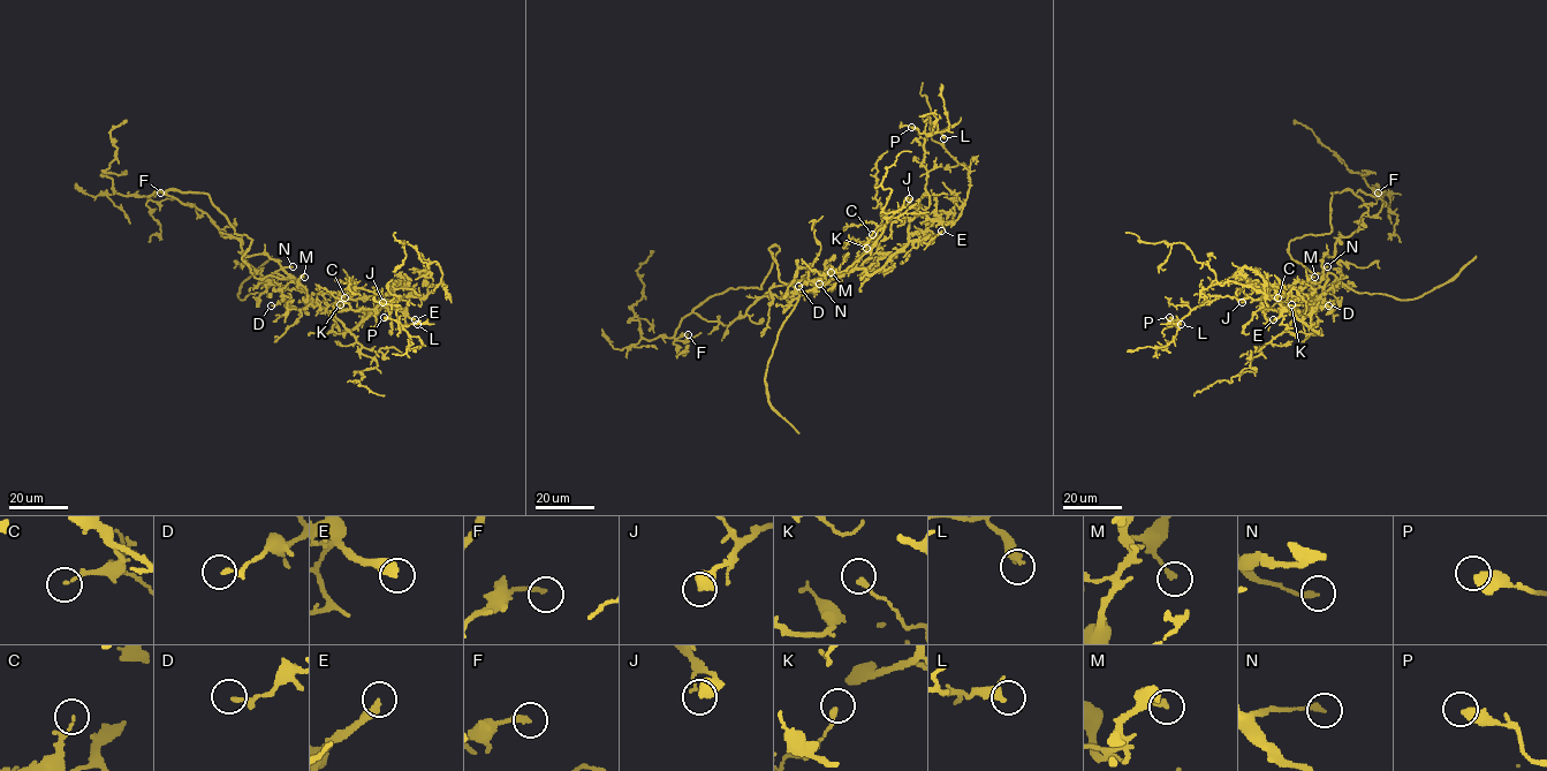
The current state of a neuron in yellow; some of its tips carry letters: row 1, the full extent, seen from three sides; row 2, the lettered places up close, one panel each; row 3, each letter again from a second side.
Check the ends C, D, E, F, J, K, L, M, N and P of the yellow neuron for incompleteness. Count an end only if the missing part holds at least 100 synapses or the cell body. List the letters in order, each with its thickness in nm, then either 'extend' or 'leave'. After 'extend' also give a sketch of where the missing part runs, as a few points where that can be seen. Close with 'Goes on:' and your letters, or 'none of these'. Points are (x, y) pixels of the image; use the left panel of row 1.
C: 90 nm | leave
D: 180 nm | leave
E: 360 nm | extend | (415, 319), (421, 325), (406, 327), (400, 341), (377, 360), (377, 363), (395, 387), (399, 403)
F: 240 nm | leave
J: 550 nm | leave
K: 220 nm | leave
L: 240 nm | leave
M: 200 nm | leave
N: 200 nm | leave
P: 500 nm | leave
Goes on: E

